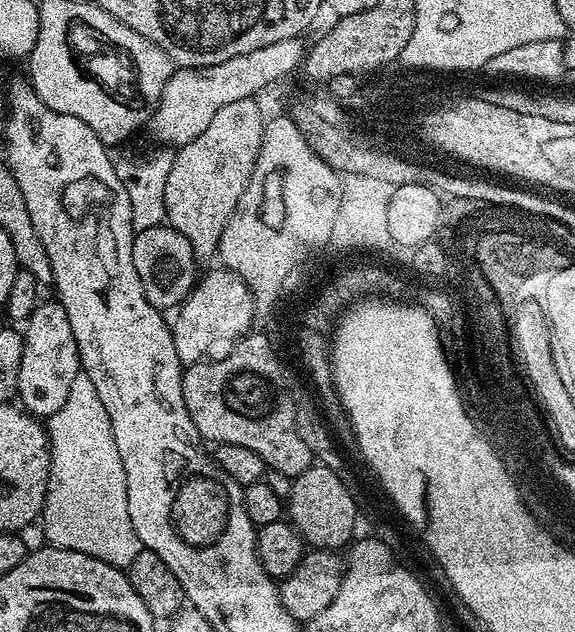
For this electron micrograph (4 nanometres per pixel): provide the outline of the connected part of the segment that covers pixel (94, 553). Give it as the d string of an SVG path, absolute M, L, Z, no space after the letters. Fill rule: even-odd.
M81 370L70 386L66 403L58 414L47 417L50 474L44 499L44 536L53 548L78 550L110 566L127 570L138 558L142 545L130 522L126 470L114 443L110 414L94 390L94 382Z

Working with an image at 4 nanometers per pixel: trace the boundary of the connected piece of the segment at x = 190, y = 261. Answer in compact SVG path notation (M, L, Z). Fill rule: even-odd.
M163 222L135 233L132 237L132 253L134 270L138 270L138 282L142 282L142 294L146 294L146 302L161 310L179 308L191 294L198 279L198 261L192 253L190 242L186 242L178 230Z

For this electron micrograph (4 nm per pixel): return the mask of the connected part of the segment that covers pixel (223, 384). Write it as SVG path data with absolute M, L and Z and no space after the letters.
M253 331L237 340L226 358L187 365L183 369L182 398L201 441L246 446L246 450L254 450L268 468L295 478L313 464L296 436L281 389L272 388L268 381L279 378L280 360L275 346L264 336L263 331Z

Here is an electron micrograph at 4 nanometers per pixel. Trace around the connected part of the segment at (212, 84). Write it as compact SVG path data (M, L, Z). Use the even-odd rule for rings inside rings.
M286 38L282 42L274 42L274 46L262 46L262 50L250 50L250 54L238 54L238 58L226 58L226 62L218 62L214 66L176 68L166 82L158 106L153 111L150 129L152 128L153 134L161 140L159 143L164 146L183 146L194 142L194 138L198 138L198 134L202 134L202 130L206 130L206 126L210 126L214 114L218 114L218 110L222 110L222 106L230 106L230 102L259 97L258 94L263 88L268 88L271 84L286 79L295 68L297 71L303 65L306 55L304 42L300 38Z

